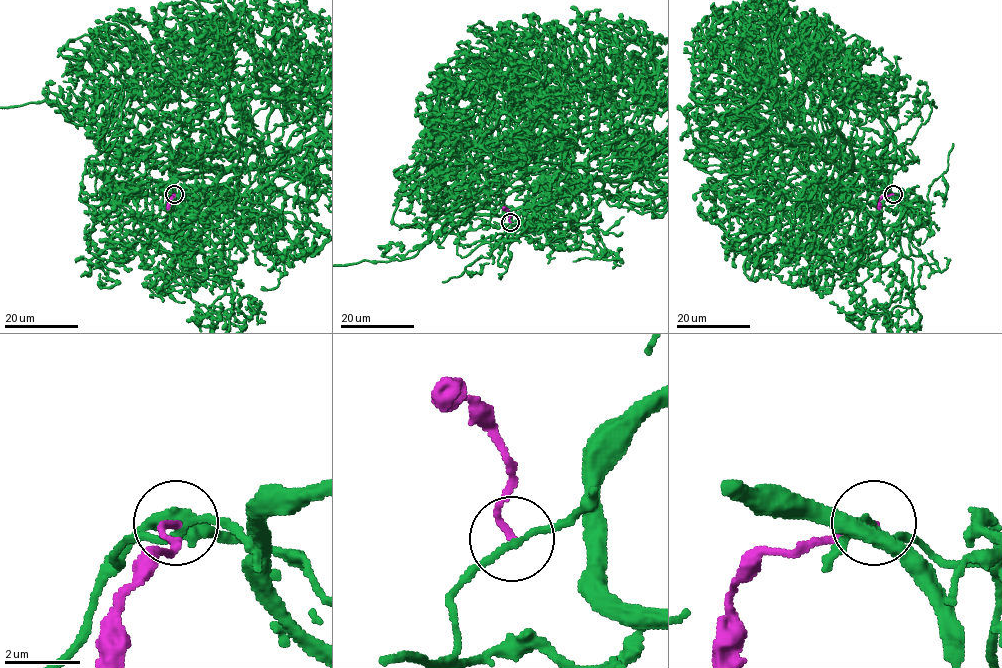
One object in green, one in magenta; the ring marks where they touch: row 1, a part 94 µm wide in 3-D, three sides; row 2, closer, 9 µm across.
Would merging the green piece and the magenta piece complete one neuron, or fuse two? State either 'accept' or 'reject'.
reject

